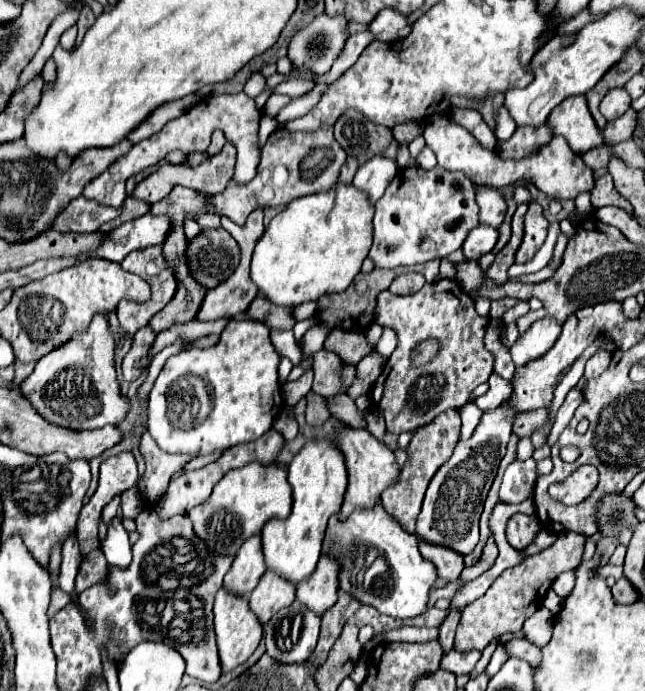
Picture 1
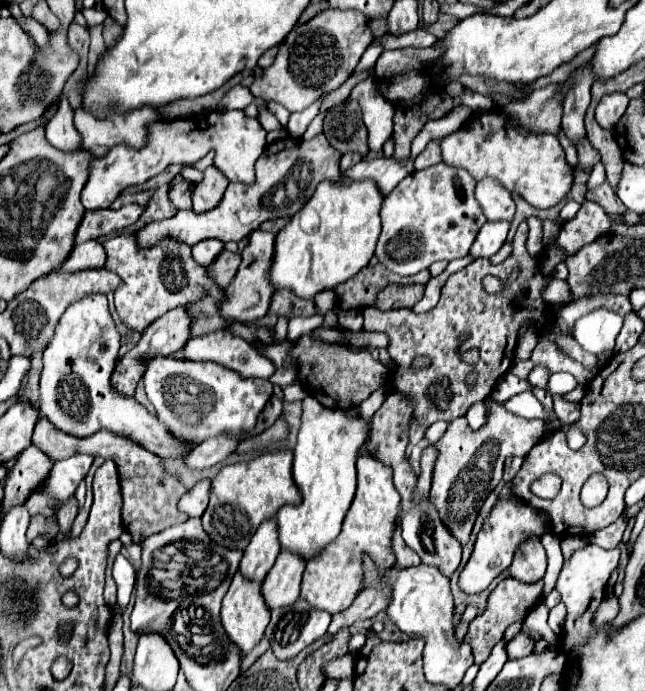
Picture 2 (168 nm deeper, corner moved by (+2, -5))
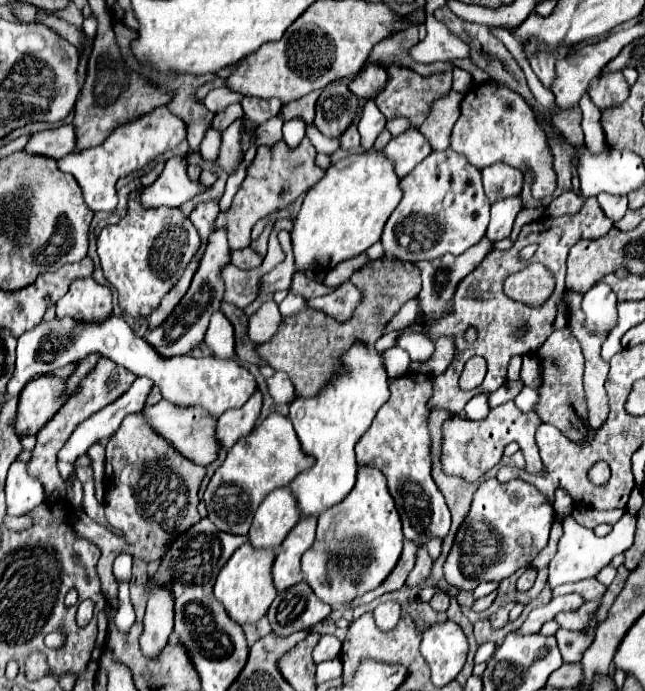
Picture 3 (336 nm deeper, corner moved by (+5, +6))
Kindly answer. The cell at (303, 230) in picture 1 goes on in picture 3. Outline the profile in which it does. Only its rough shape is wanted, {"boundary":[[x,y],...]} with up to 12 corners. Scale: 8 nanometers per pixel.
{"boundary":[[383,151],[331,165],[291,231],[297,269],[381,239],[399,205]]}

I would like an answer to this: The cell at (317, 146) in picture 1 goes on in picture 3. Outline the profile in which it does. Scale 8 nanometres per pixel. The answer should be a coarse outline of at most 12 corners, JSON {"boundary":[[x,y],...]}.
{"boundary":[[307,137],[261,147],[231,209],[217,217],[233,251],[259,219],[323,177]]}

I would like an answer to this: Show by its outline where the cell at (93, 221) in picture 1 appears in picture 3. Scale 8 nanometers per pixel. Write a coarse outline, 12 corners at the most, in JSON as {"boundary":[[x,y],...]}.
{"boundary":[[167,159],[159,179],[141,191],[145,207],[179,207],[207,187],[191,181],[187,159]]}

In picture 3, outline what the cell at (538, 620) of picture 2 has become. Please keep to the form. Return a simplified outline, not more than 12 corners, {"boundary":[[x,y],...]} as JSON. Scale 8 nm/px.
{"boundary":[[595,578],[564,584],[552,597],[577,592],[585,601],[602,598],[607,587]]}

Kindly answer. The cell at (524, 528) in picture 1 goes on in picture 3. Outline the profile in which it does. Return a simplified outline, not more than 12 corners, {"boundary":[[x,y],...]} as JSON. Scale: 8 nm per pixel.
{"boundary":[[529,569],[517,579],[517,591],[531,589],[537,569]]}

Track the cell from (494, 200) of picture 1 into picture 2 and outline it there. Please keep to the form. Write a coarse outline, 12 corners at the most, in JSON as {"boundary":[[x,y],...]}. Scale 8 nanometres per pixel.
{"boundary":[[492,178],[476,184],[476,200],[490,222],[512,222],[514,200]]}

